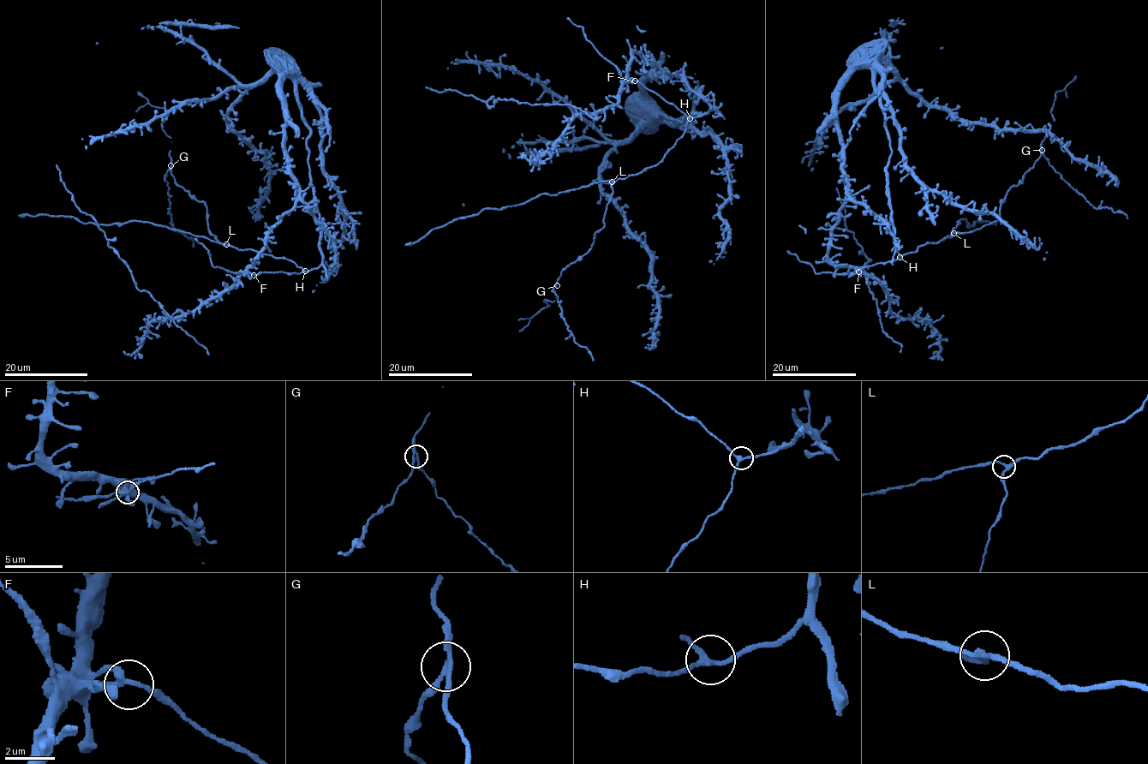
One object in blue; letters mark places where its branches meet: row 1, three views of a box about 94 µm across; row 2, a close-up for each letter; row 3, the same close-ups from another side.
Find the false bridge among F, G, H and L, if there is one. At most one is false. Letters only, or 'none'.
G

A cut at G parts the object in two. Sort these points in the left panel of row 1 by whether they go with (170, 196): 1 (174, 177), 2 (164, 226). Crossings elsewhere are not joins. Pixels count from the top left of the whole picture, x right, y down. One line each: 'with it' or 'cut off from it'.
1: cut off from it
2: cut off from it

